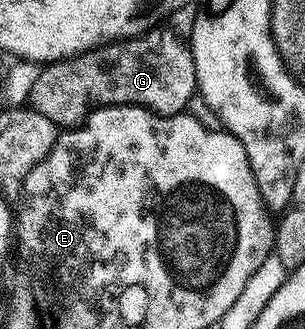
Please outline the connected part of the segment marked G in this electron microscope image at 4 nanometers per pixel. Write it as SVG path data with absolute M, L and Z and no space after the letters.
M151 28L136 38L99 44L83 54L73 54L70 58L43 65L36 84L30 89L29 105L40 112L40 116L48 116L55 126L73 128L85 122L91 110L99 110L102 106L142 106L153 114L181 114L189 107L197 89L194 53L189 45L169 28Z

